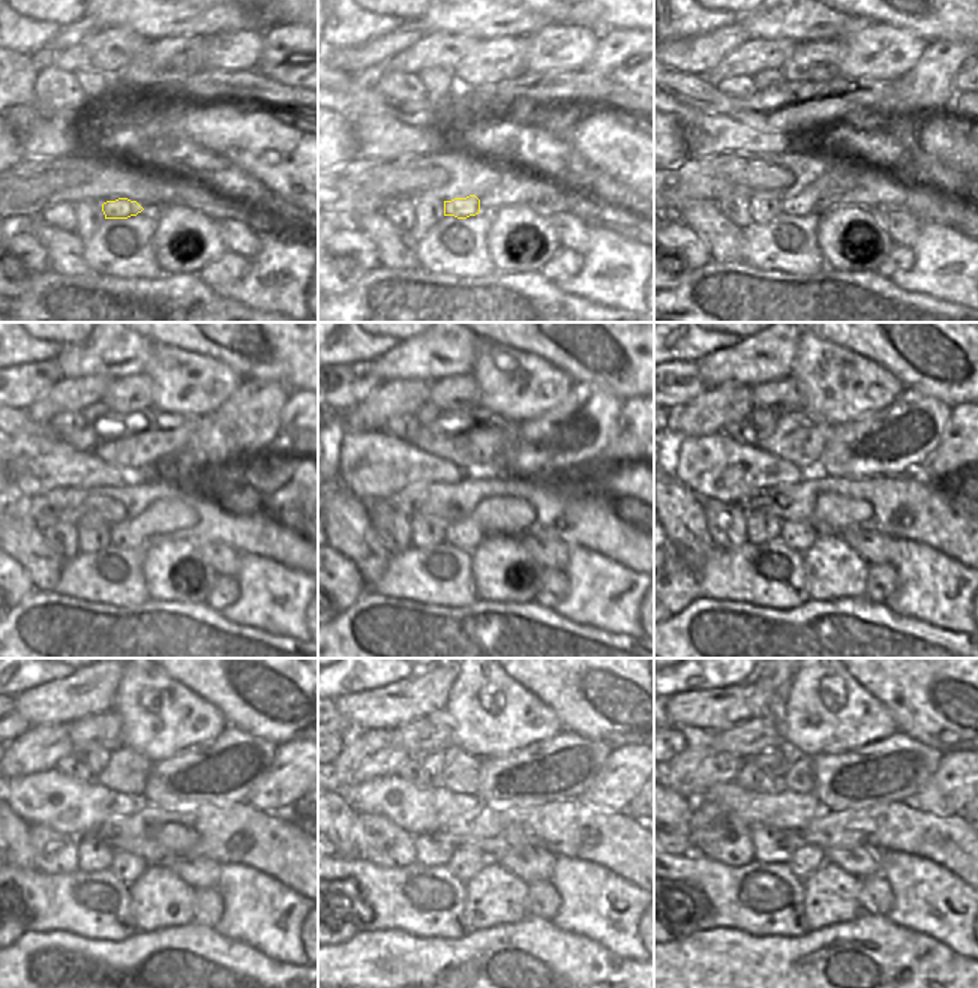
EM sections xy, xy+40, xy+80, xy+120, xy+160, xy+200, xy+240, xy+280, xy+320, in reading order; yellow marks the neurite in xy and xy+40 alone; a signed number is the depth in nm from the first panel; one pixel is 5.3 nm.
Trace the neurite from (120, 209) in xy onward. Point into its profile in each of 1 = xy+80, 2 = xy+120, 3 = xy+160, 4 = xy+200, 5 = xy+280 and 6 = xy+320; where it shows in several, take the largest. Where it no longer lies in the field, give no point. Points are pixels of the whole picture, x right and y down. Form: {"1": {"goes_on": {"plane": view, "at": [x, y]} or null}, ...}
{"1": {"goes_on": {"plane": "xy+80", "at": [801, 204]}}, "2": {"goes_on": {"plane": "xy+120", "at": [122, 535]}}, "3": {"goes_on": {"plane": "xy+160", "at": [465, 535]}}, "4": {"goes_on": {"plane": "xy+200", "at": [798, 535]}}, "5": {"goes_on": {"plane": "xy+280", "at": [465, 862]}}, "6": {"goes_on": {"plane": "xy+320", "at": [806, 859]}}}

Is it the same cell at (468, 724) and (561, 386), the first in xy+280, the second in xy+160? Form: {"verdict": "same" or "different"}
{"verdict": "same"}

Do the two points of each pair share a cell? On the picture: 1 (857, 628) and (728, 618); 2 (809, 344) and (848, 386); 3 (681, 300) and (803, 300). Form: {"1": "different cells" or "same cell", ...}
{"1": "same cell", "2": "same cell", "3": "same cell"}

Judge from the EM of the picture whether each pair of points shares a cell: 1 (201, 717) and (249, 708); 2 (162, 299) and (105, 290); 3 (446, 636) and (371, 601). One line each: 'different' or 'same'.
1: different
2: same
3: same

